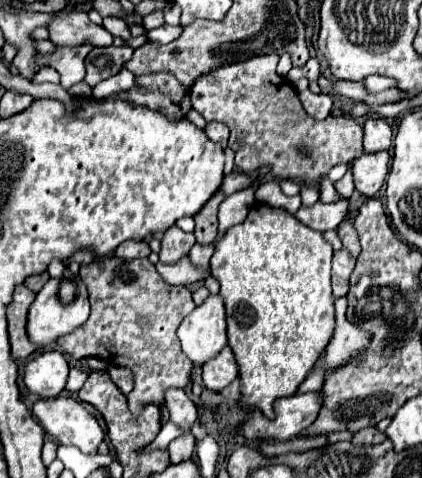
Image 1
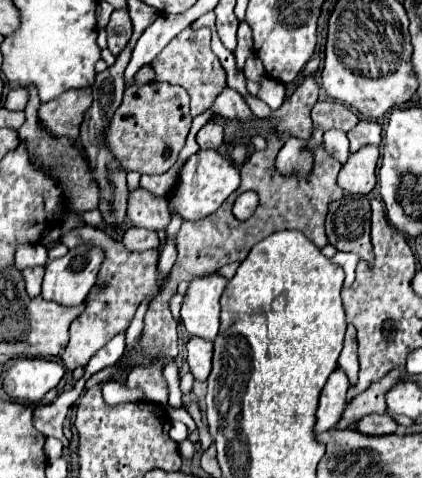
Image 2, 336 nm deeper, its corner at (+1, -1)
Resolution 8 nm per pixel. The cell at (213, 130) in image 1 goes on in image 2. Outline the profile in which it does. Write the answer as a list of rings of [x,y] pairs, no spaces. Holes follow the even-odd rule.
[[[208,121],[196,135],[200,149],[218,149],[222,145],[222,125],[218,121]]]

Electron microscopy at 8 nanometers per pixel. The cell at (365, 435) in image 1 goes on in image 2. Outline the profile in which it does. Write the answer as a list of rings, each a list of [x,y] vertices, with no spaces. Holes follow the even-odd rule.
[[[372,413],[358,421],[358,431],[362,435],[388,435],[388,433],[392,435],[392,433],[396,433],[396,427],[398,425],[394,423],[394,419],[388,413],[382,413],[382,415]]]

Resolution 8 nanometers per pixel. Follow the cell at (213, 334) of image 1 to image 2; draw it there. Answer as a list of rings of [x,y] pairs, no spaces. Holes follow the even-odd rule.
[[[220,273],[190,281],[182,301],[182,323],[190,335],[214,341],[220,325],[220,295],[228,279]]]

